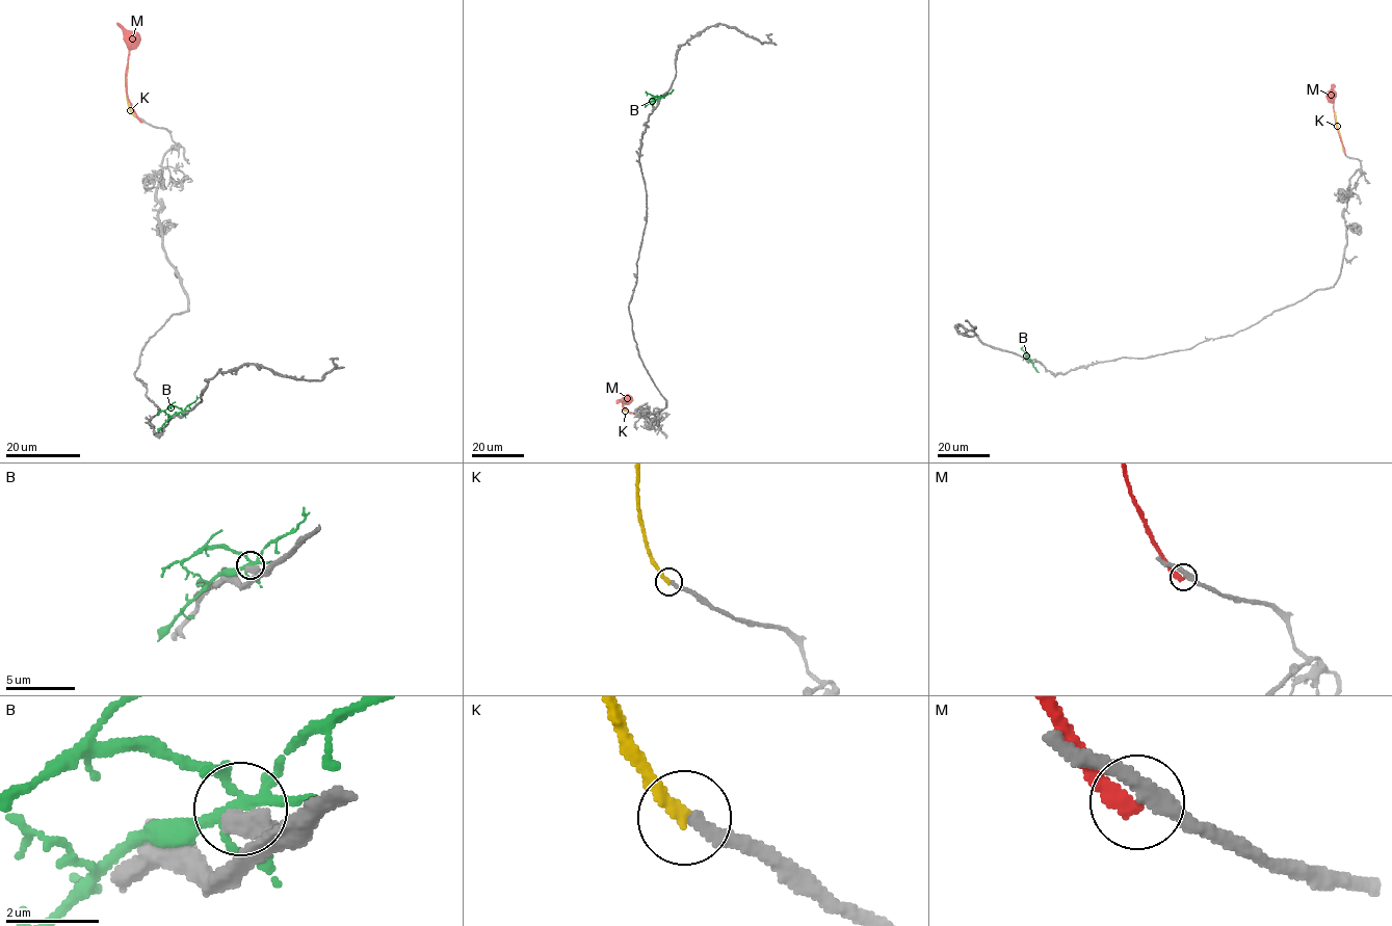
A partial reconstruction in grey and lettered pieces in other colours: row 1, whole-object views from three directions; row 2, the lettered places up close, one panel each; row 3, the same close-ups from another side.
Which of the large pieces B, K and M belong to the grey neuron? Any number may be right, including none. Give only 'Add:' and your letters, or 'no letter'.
Add: K

